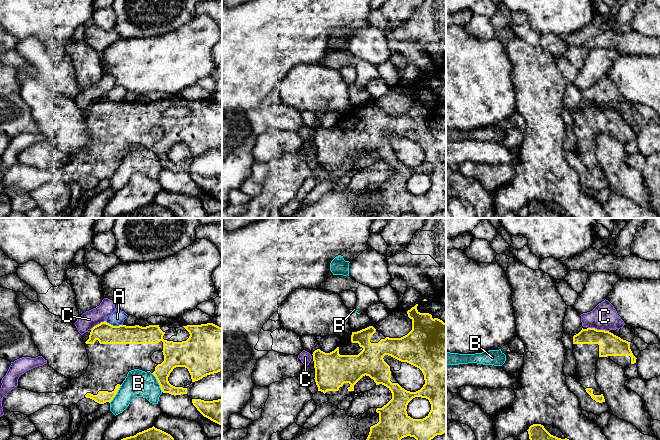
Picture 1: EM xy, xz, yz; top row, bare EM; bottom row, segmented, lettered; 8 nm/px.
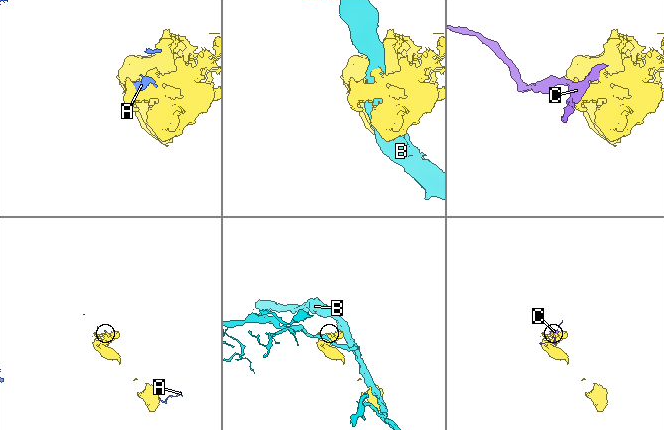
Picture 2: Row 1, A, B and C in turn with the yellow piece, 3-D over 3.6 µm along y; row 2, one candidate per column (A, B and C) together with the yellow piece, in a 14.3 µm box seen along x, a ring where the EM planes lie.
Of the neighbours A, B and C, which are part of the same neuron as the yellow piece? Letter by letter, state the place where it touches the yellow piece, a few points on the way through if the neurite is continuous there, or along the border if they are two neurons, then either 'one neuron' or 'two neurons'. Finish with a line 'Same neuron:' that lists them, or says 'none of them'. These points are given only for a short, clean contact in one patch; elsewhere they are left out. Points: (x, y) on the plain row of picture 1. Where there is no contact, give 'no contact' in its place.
A: meets yellow in xy at (114, 102); border along xy (105, 97), (113, 101), (122, 101); two neurons
B: meets yellow in xy at (158, 158); two neurons
C: meets yellow in yz at (598, 106); two neurons
Same neuron: none of them

